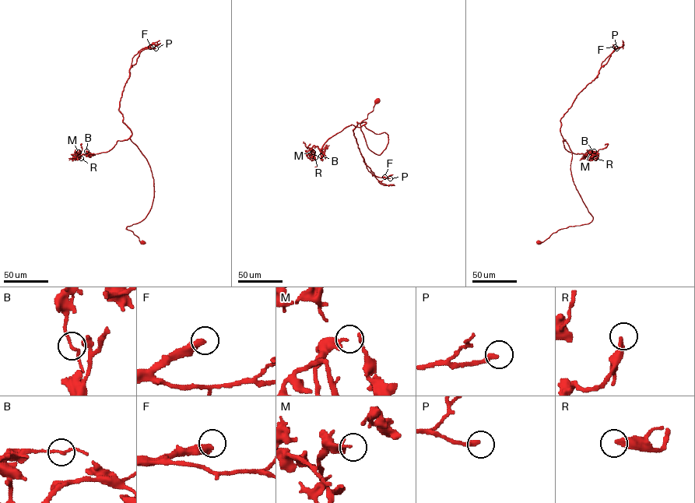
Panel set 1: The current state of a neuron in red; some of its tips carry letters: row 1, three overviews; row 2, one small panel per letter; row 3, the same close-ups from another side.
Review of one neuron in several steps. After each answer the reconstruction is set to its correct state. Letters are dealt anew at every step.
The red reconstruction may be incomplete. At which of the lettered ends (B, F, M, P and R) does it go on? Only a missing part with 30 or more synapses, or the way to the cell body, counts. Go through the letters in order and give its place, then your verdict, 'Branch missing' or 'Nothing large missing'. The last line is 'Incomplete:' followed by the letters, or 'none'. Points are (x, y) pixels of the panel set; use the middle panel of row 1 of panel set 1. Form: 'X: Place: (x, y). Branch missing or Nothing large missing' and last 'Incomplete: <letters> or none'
B: Place: (321, 156). Nothing large missing
F: Place: (384, 177). Branch missing
M: Place: (313, 152). Nothing large missing
P: Place: (390, 178). Branch missing
R: Place: (315, 157). Nothing large missing
Incomplete: F, P

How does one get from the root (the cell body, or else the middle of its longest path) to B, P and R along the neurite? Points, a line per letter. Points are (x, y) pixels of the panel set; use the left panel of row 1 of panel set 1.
B: (143, 241), (126, 228), (152, 207), (147, 159), (129, 138), (107, 152), (86, 151)
P: (143, 241), (126, 228), (149, 212), (153, 178), (118, 108), (131, 66), (142, 51), (156, 48)
R: (143, 241), (126, 229), (145, 217), (153, 198), (151, 168), (138, 147), (128, 138), (81, 158)

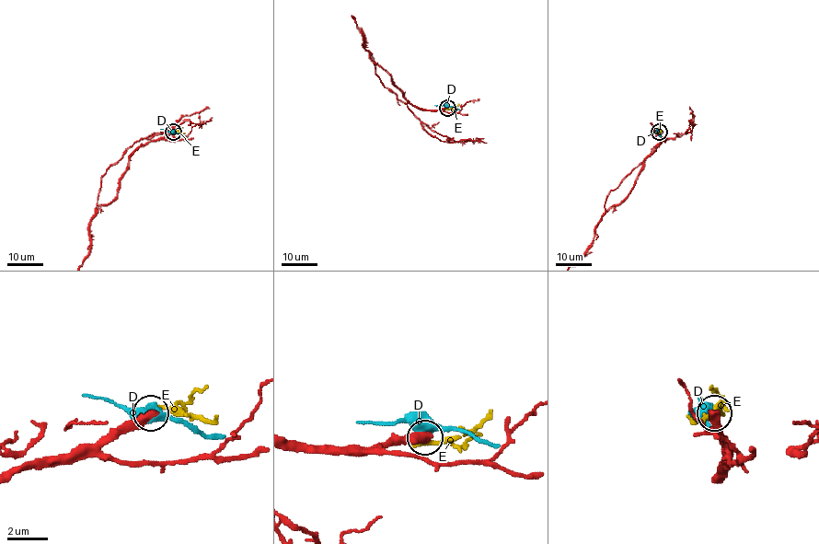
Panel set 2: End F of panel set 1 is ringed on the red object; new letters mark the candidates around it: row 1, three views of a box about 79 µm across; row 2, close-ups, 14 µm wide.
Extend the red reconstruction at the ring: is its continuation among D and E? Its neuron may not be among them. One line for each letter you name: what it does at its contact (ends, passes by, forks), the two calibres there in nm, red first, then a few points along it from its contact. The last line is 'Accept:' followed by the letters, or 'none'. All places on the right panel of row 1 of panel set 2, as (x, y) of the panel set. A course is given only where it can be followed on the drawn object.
Accept: none

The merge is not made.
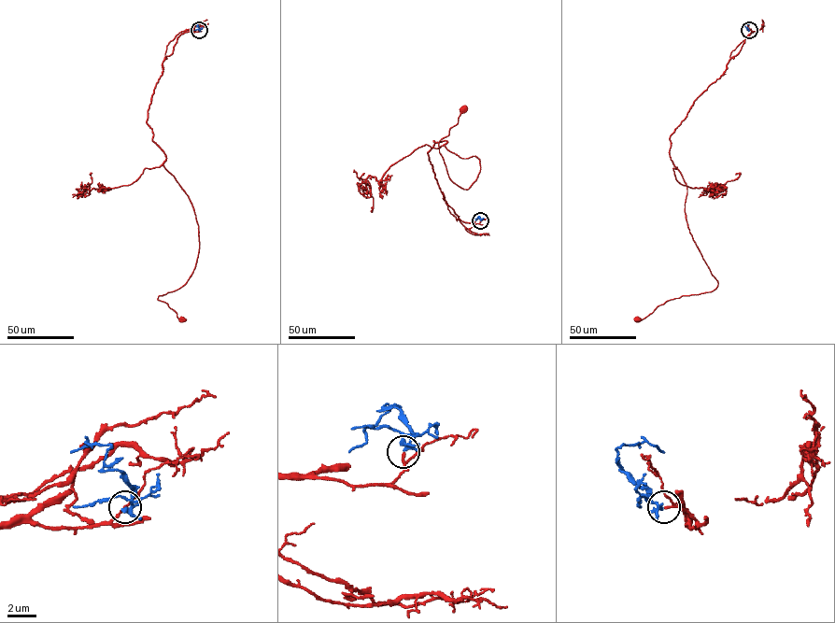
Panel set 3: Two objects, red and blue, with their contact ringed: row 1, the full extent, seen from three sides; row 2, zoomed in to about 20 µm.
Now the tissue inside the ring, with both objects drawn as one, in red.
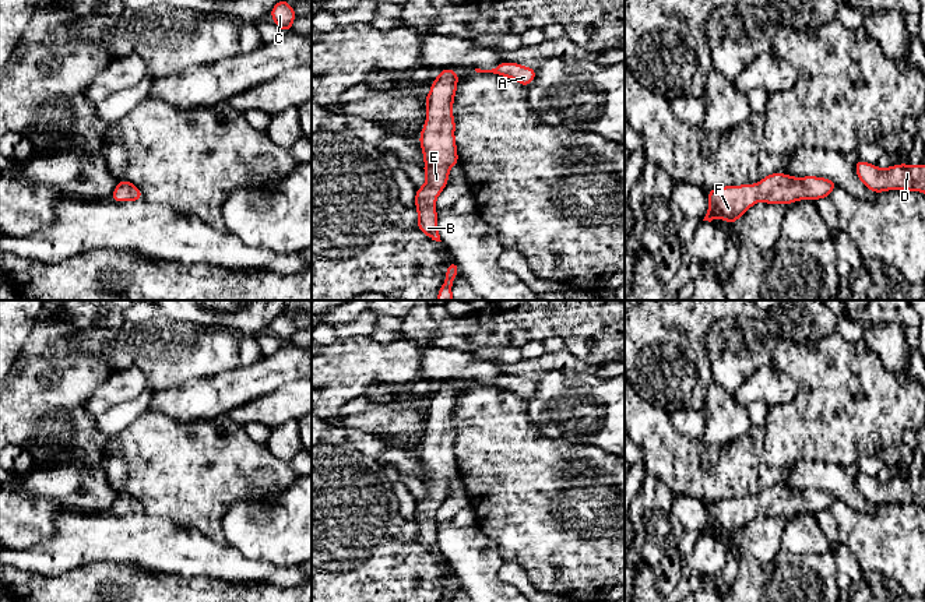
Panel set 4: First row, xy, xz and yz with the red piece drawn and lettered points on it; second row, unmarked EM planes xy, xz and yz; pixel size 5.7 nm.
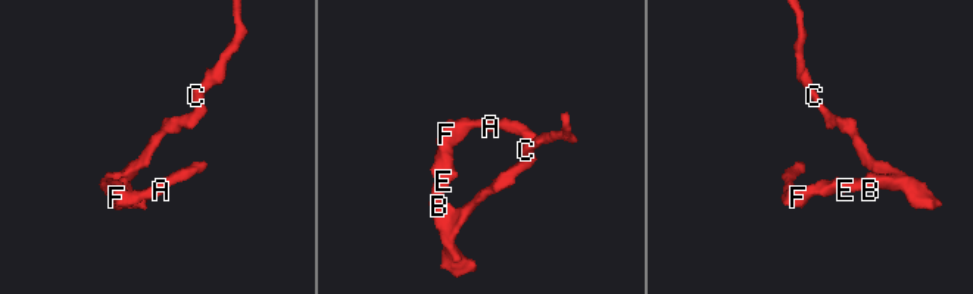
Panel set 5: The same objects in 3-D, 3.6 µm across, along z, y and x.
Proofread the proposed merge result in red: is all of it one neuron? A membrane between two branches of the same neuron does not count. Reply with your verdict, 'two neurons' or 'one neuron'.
one neuron

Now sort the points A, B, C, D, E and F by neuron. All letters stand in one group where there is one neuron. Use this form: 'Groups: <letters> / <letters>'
Groups: A B C D E F

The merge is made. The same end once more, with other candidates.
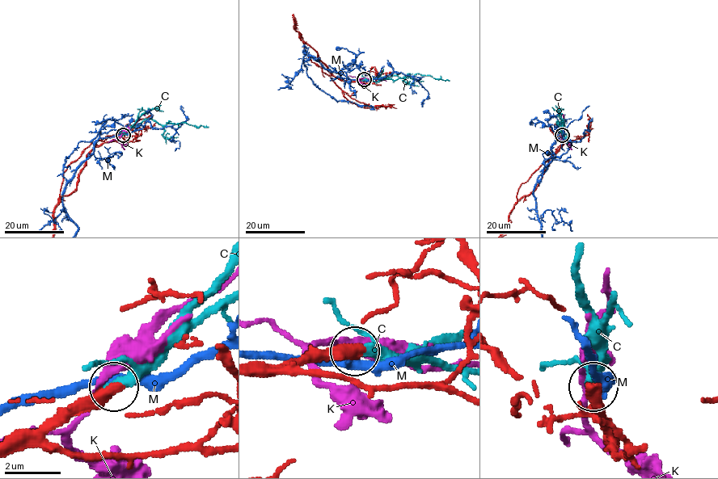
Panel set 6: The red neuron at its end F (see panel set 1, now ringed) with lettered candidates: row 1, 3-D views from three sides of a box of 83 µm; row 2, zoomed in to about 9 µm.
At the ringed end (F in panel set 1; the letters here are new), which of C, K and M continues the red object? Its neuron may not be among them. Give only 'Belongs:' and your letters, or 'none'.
Belongs: C

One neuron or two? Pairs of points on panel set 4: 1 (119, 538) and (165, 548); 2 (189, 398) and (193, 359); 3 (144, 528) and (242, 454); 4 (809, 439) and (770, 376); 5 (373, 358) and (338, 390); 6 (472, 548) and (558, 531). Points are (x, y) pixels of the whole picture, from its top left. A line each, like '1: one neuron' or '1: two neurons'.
1: one neuron
2: two neurons
3: two neurons
4: two neurons
5: one neuron
6: two neurons

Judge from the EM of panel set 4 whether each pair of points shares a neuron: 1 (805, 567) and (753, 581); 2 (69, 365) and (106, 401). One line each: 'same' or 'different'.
1: same
2: different

